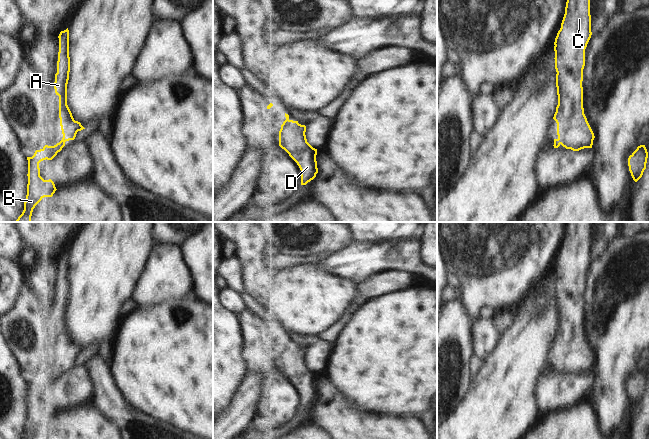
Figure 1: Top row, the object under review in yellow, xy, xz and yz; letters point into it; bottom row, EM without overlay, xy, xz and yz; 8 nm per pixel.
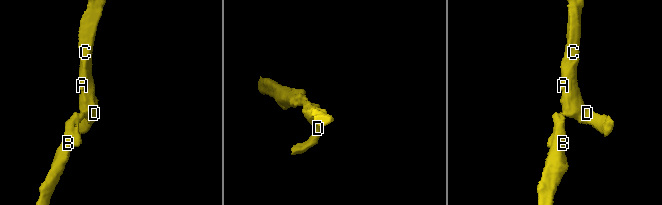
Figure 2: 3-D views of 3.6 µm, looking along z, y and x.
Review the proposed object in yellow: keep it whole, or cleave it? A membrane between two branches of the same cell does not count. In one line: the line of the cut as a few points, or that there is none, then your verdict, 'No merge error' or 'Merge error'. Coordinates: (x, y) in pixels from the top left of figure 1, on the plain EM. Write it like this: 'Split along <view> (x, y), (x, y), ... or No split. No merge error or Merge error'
No split. No merge error.

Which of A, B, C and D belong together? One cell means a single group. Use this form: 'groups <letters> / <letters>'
groups A B C D

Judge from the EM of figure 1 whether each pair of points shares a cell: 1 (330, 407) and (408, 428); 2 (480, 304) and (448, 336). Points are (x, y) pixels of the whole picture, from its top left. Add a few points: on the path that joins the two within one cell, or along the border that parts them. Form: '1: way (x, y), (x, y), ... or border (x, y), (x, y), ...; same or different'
1: way (349, 426), (351, 428), (389, 428); same
2: border (461, 304), (464, 313), (472, 321); different

